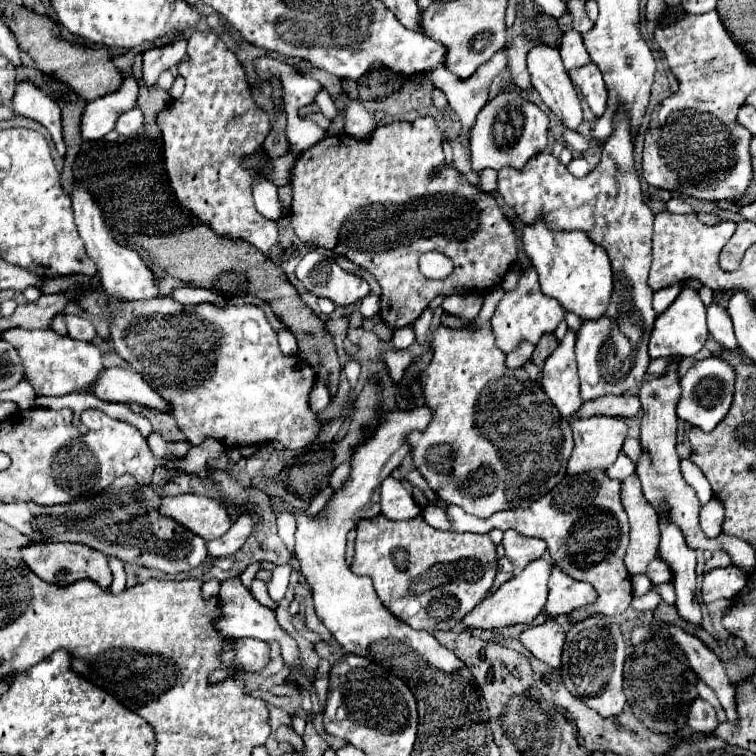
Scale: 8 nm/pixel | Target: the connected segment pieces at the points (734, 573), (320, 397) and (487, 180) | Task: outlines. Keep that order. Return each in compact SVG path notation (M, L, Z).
M715 567L703 577L703 601L707 605L721 599L729 601L729 597L733 599L741 587L745 587L745 575L739 567Z
M317 381L313 387L315 389L309 393L309 407L313 411L321 413L329 405L329 391L327 391L327 385L323 381Z
M485 169L478 175L478 179L483 191L489 193L497 192L497 171L493 169Z

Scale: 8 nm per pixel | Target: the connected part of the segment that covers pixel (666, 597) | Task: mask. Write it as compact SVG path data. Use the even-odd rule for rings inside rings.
M671 582L659 583L659 585L655 585L655 583L653 583L653 585L651 585L651 589L659 591L661 599L663 599L663 601L667 601L669 605L673 605L673 603L675 603L675 590Z

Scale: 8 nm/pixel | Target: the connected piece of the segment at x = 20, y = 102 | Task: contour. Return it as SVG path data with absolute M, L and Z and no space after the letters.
M19 83L11 107L17 115L35 119L41 123L53 137L57 153L65 157L65 143L61 137L61 111L53 99L49 99L41 89L31 83Z

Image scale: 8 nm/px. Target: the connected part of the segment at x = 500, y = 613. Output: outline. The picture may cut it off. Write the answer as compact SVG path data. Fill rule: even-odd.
M537 559L537 561L529 563L521 573L513 575L497 591L489 593L471 613L467 613L463 617L463 623L467 627L477 627L477 629L497 629L497 627L509 627L509 625L517 625L517 623L529 625L545 607L549 575L551 575L551 565L547 561Z

